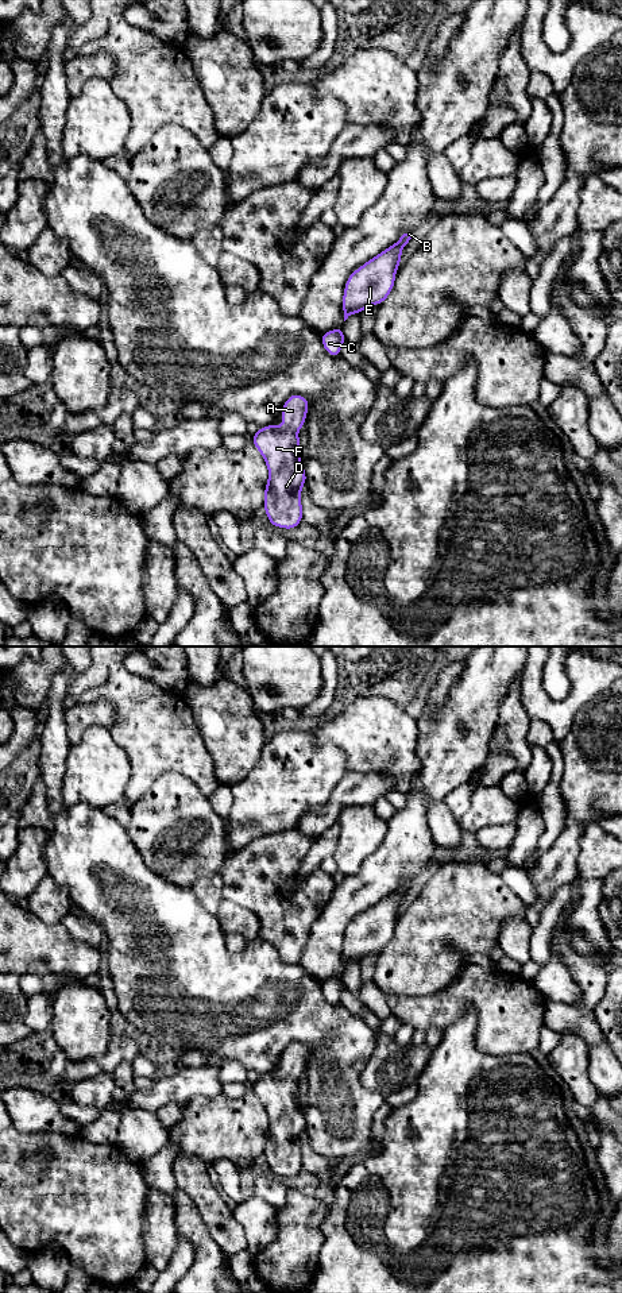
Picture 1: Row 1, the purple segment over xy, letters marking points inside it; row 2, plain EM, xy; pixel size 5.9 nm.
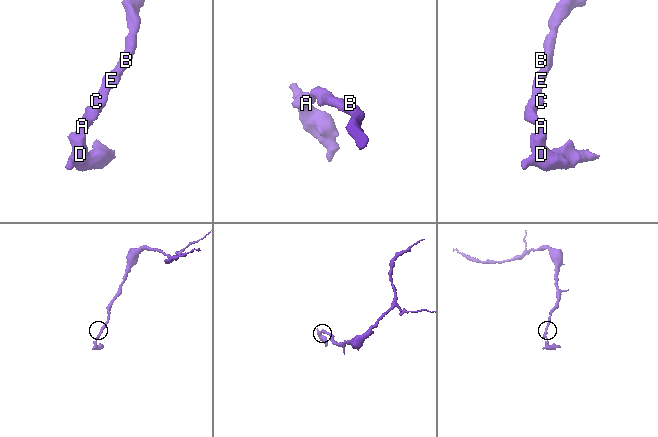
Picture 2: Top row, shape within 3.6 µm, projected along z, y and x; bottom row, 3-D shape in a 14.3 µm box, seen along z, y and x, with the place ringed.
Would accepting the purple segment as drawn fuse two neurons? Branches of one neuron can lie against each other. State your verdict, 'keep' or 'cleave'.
keep

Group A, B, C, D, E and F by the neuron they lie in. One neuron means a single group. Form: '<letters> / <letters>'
A B C D E F

